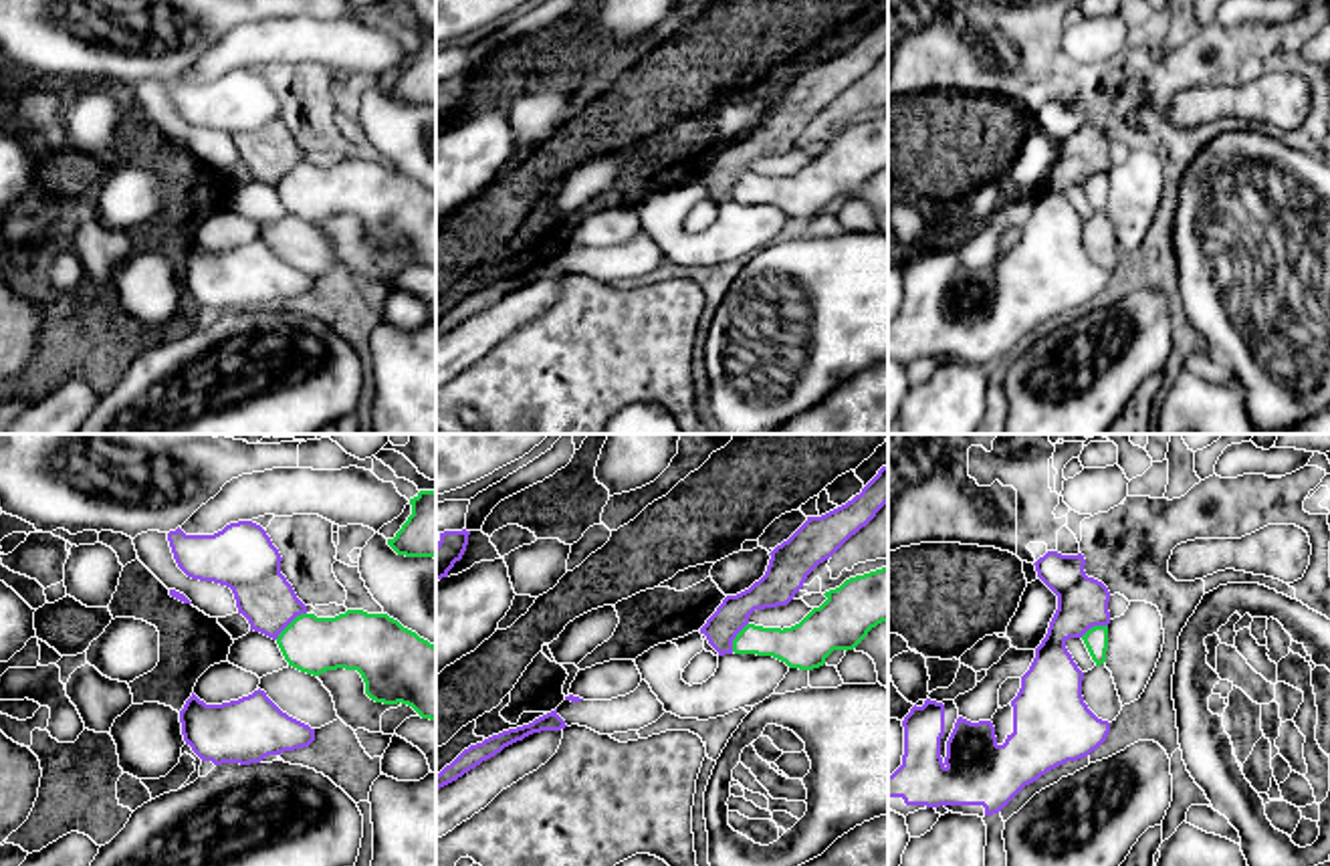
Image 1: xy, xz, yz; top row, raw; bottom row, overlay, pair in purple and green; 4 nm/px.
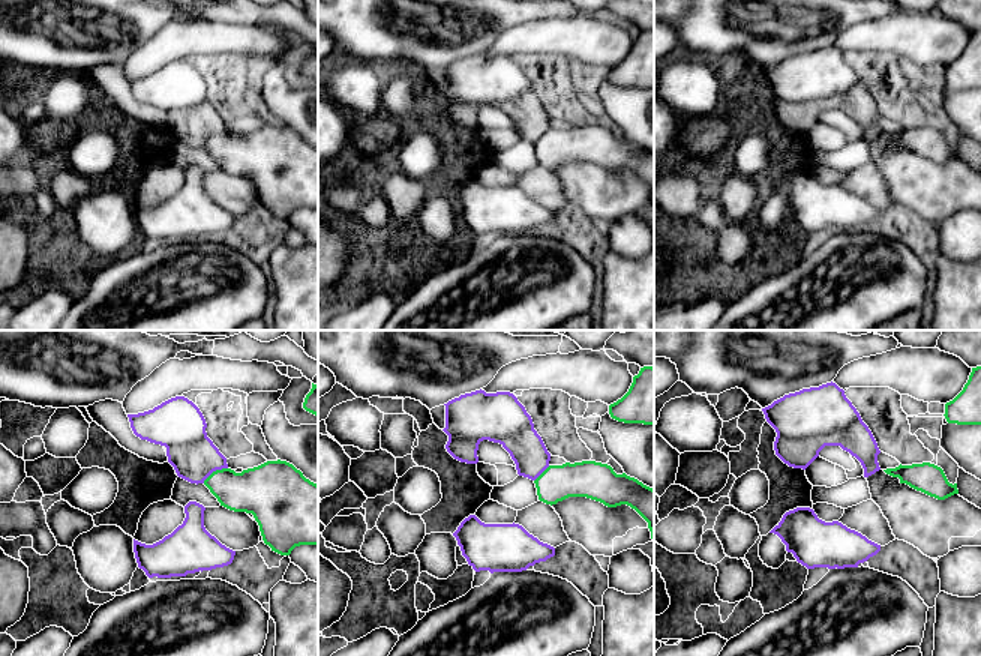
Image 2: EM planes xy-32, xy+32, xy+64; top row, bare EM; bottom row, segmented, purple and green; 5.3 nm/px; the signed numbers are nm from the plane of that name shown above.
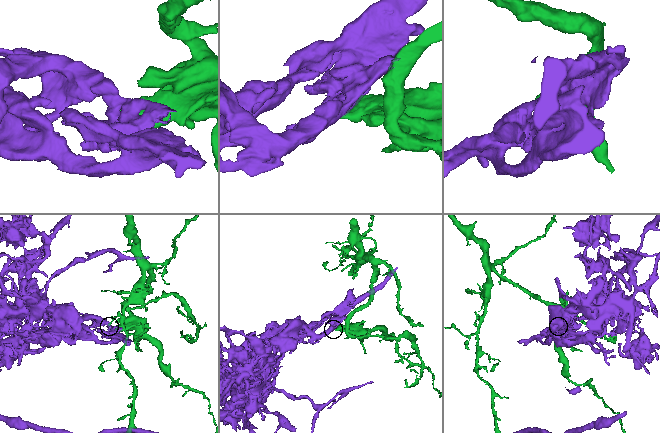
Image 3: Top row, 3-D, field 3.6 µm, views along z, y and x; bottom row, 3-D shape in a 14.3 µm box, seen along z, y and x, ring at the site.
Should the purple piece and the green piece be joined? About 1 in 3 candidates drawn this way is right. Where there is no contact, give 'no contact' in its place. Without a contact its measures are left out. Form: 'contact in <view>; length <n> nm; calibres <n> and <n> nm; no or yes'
contact in xy; length 170 nm; calibres 220 and 220 nm; no

